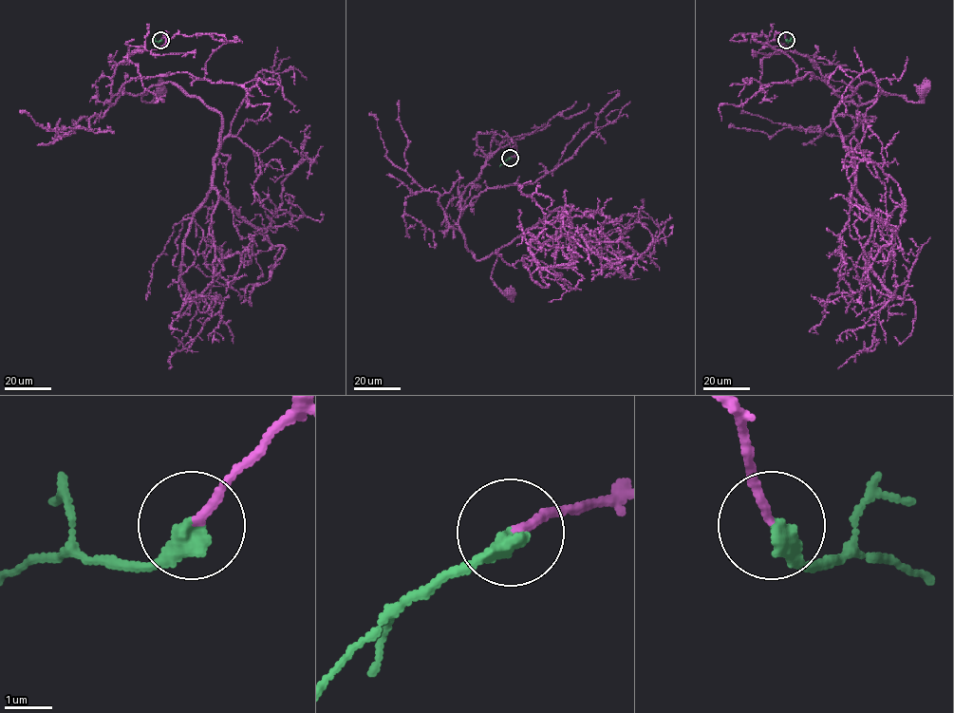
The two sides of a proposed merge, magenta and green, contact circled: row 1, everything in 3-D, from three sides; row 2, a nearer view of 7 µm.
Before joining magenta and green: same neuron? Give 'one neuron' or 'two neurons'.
one neuron

